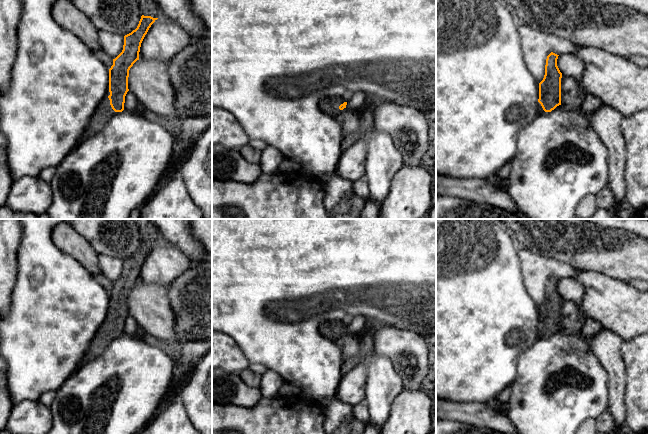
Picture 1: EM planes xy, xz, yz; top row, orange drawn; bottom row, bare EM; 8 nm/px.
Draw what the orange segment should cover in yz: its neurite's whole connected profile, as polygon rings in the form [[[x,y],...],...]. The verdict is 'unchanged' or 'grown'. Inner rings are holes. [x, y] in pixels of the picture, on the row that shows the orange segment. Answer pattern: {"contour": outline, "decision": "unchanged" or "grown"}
{"contour": [[[553,52],[547,56],[545,75],[539,83],[538,114],[547,114],[561,105],[562,73],[557,66],[558,56]]], "decision": "grown"}

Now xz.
{"contour": [[[325,97],[319,102],[319,108],[324,112],[326,115],[331,117],[335,117],[338,115],[347,105],[347,98],[346,97]]], "decision": "grown"}

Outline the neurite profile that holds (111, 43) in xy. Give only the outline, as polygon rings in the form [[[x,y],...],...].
[[[99,31],[98,41],[101,50],[112,59],[115,59],[123,50],[124,35],[107,31]]]

